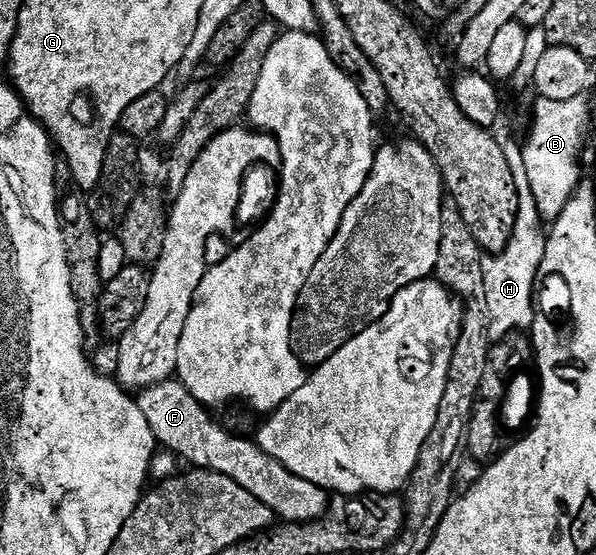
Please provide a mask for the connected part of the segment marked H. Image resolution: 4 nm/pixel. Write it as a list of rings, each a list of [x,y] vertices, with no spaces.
[[[498,120],[492,128],[497,144],[509,158],[509,168],[512,169],[513,183],[517,189],[517,225],[511,235],[503,254],[483,252],[481,257],[482,275],[484,275],[485,301],[489,313],[489,337],[491,342],[509,338],[512,334],[521,332],[520,329],[530,328],[536,321],[536,300],[534,288],[537,286],[540,264],[544,259],[547,248],[546,227],[537,209],[534,195],[530,191],[530,181],[523,167],[520,143],[513,139],[512,131],[506,127],[505,120]]]

